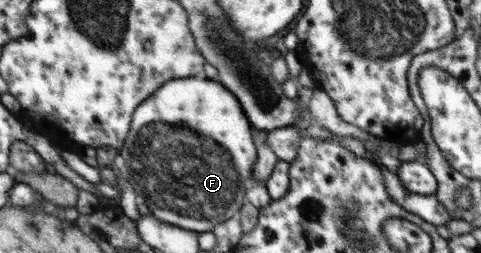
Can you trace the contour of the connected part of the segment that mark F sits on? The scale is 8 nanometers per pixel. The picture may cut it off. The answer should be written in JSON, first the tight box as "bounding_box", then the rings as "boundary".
{"bounding_box":[119,79,258,234],"boundary":[[[172,79],[149,95],[134,110],[130,132],[119,149],[126,162],[127,177],[143,196],[150,214],[161,222],[201,234],[234,217],[246,202],[252,169],[258,160],[255,137],[241,103],[216,79]]]}

